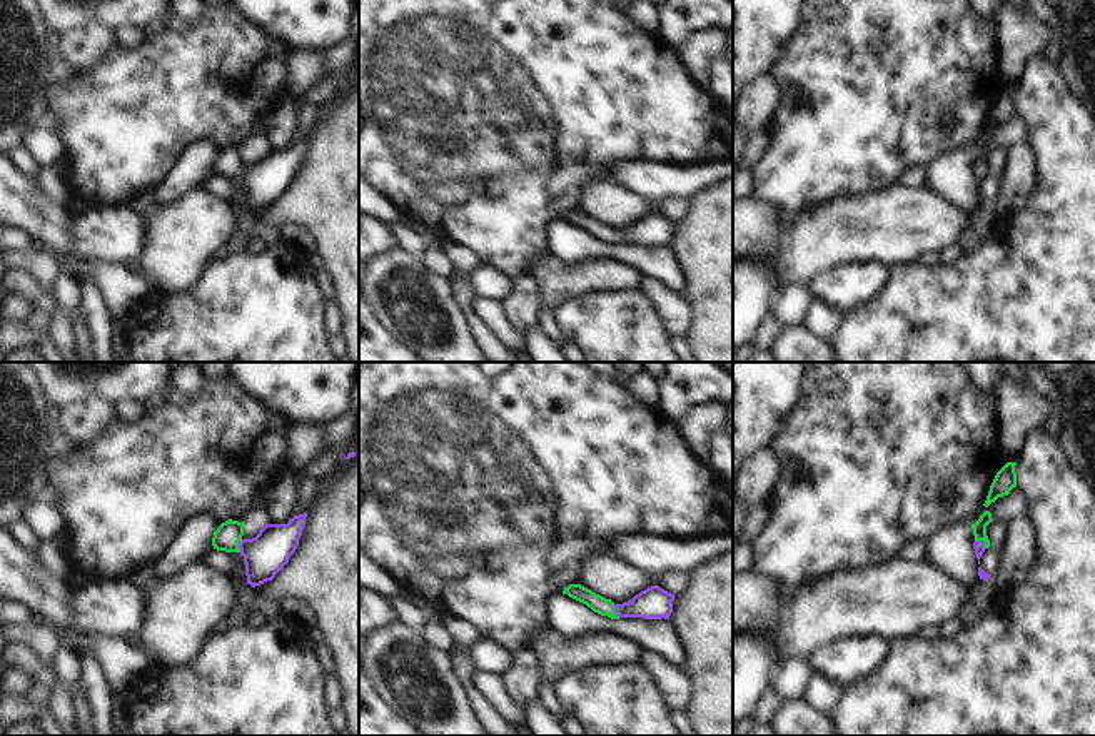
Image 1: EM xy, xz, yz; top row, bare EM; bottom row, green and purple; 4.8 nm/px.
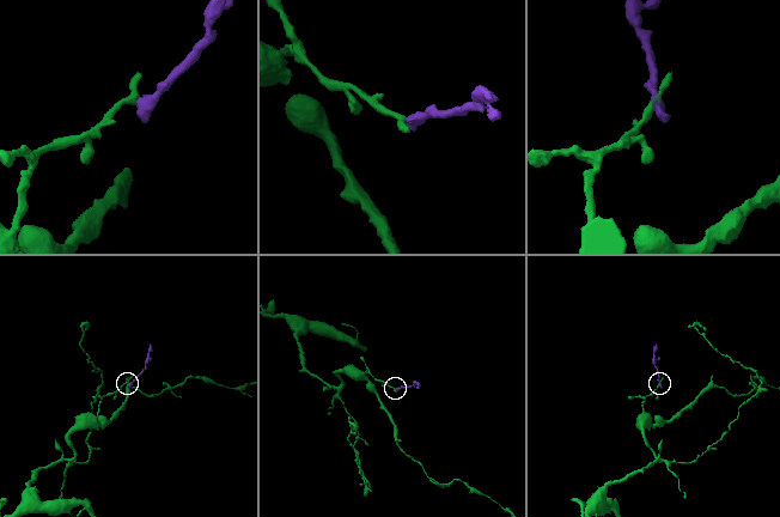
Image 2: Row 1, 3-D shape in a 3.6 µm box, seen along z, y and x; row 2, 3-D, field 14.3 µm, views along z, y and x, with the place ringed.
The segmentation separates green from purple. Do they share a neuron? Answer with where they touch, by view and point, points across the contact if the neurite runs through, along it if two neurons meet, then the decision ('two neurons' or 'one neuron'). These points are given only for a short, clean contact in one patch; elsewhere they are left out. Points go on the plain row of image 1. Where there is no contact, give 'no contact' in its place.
meets green in yz at (982, 166); runs through yz (978, 154), (982, 166), (978, 172); one neuron

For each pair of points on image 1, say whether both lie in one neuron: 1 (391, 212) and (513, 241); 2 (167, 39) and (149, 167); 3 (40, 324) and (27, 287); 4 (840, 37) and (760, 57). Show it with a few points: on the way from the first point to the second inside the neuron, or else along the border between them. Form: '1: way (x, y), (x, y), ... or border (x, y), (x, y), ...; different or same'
1: border (376, 189), (404, 216); different
2: way (167, 70), (167, 89), (149, 107), (149, 136); same
3: way (40, 316), (40, 301), (35, 296); same
4: border (800, 17), (790, 45), (768, 72); different

